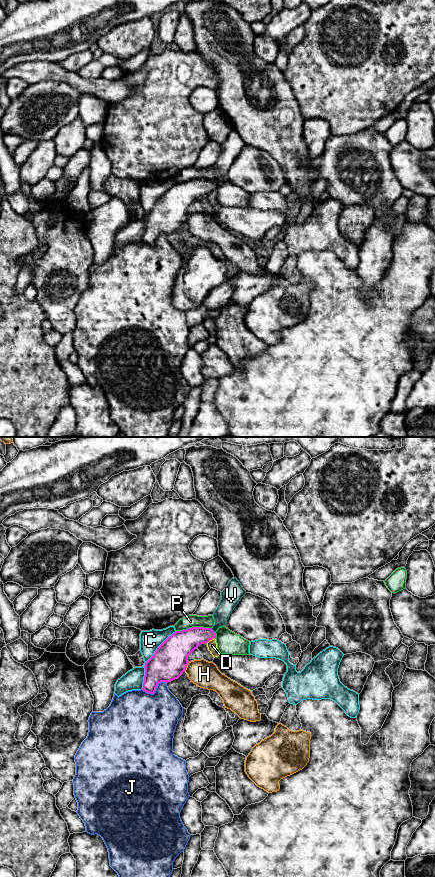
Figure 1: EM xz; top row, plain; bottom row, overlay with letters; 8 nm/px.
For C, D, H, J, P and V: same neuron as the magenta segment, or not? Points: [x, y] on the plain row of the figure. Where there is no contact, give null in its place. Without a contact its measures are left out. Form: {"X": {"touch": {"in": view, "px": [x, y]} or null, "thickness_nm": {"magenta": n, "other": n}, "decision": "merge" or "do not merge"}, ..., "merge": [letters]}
{"C": {"touch": {"in": "xz", "px": [149, 211]}, "thickness_nm": {"magenta": 280, "other": 160}, "decision": "do not merge"}, "D": {"touch": {"in": "xz", "px": [210, 191]}, "thickness_nm": {"magenta": 220, "other": 80}, "decision": "do not merge"}, "H": {"touch": {"in": "xz", "px": [186, 219]}, "thickness_nm": {"magenta": 280, "other": 220}, "decision": "do not merge"}, "J": {"touch": {"in": "xz", "px": [155, 242]}, "thickness_nm": {"magenta": 280, "other": 440}, "decision": "do not merge"}, "P": {"touch": {"in": "xz", "px": [193, 179]}, "thickness_nm": {"magenta": 240, "other": 100}, "decision": "do not merge"}, "V": {"touch": {"in": "xz", "px": [212, 182]}, "thickness_nm": {"magenta": 200, "other": 130}, "decision": "merge"}, "merge": ["V"]}

